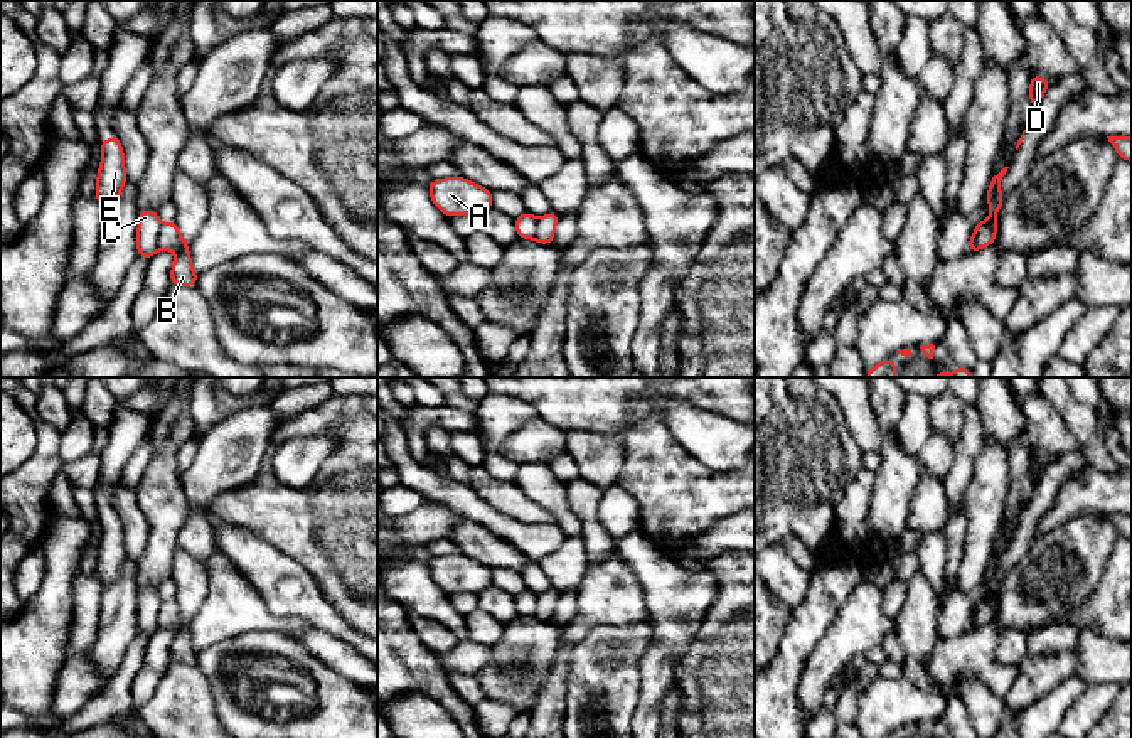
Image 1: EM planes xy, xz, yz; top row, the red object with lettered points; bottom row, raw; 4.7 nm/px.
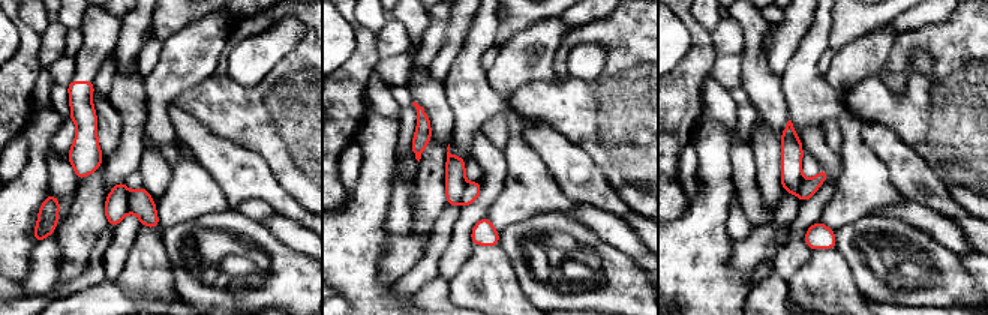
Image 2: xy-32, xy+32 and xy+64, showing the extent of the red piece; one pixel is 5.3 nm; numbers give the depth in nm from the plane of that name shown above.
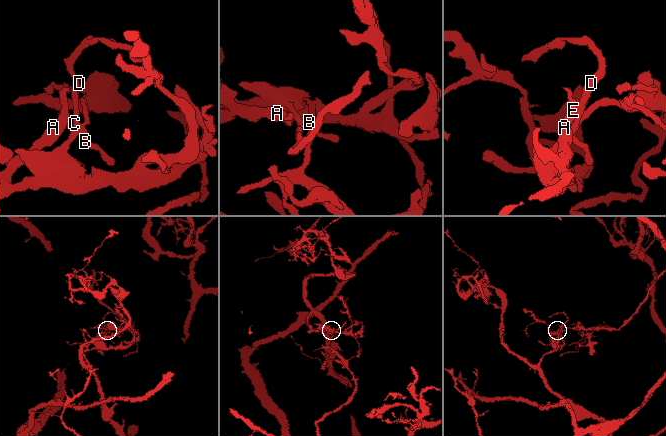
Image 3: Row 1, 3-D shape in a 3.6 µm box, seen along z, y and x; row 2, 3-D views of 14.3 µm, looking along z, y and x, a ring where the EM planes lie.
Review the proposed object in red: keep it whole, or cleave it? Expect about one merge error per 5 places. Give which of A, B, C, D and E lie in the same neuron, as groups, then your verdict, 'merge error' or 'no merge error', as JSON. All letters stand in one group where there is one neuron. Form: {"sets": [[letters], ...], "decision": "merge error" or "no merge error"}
{"sets": [["A", "C", "D", "E"], ["B"]], "decision": "merge error"}

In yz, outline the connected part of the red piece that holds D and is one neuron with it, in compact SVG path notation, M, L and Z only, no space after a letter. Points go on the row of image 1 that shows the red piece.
M1034 72L1031 74L1029 99L1033 106L1043 98L1043 94L1049 86L1051 86L1051 81L1048 78L1039 78Z

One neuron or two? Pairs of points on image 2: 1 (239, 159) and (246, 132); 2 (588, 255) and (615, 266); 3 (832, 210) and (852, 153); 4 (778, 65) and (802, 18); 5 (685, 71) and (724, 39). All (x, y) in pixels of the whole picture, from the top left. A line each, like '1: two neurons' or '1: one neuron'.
1: two neurons
2: one neuron
3: one neuron
4: one neuron
5: two neurons

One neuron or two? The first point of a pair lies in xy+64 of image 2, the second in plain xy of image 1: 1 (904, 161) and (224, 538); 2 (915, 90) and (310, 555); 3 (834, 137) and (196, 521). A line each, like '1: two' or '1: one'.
1: one
2: one
3: one

